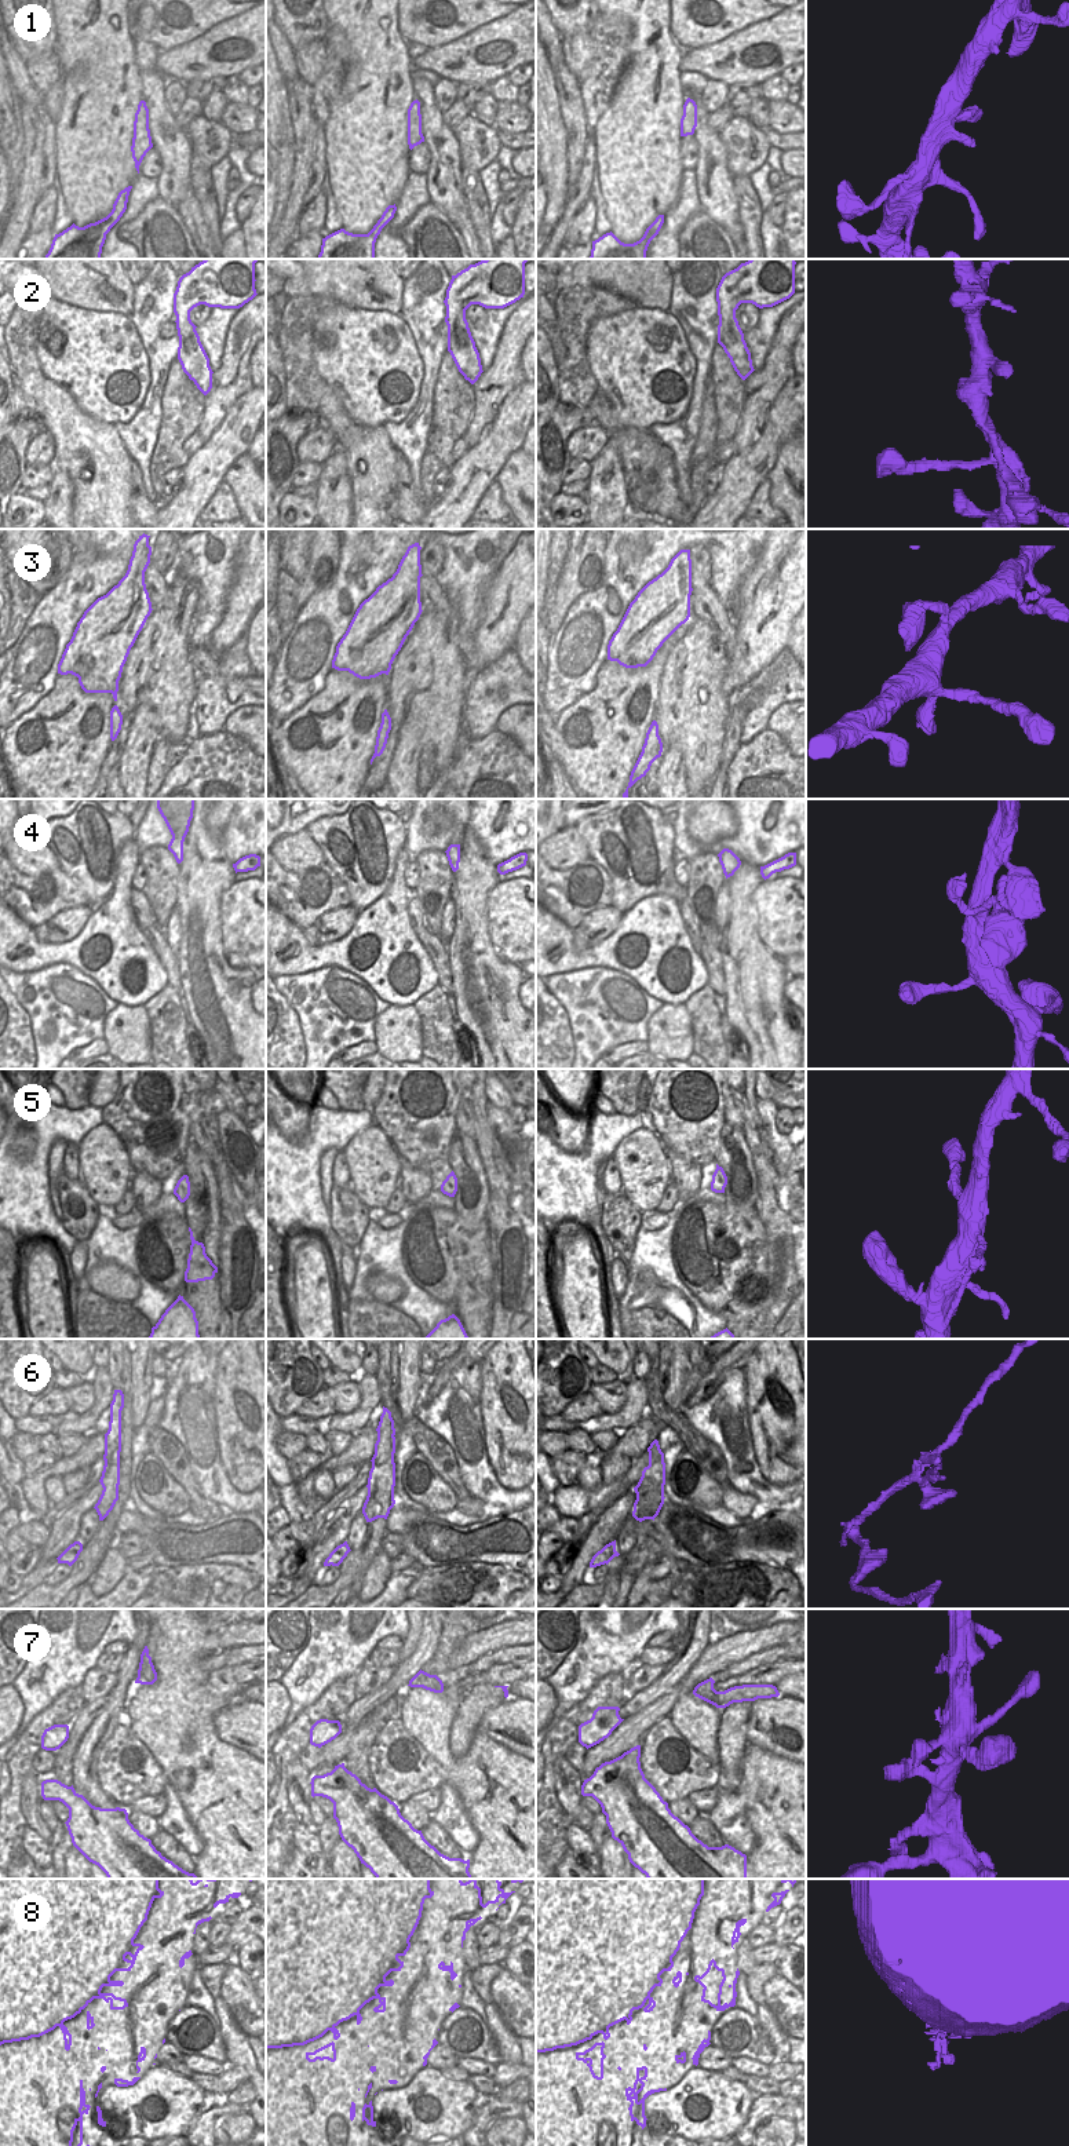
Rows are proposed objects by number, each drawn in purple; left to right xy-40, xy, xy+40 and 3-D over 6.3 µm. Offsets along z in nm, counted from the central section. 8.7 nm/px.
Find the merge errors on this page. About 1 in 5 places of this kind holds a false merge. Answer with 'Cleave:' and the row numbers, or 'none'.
Cleave: 6

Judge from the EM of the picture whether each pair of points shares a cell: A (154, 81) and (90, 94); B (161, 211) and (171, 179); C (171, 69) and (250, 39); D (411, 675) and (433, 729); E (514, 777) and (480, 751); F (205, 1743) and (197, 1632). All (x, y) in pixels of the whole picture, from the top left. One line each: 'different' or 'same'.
A: different
B: different
C: same
D: same
E: same
F: same

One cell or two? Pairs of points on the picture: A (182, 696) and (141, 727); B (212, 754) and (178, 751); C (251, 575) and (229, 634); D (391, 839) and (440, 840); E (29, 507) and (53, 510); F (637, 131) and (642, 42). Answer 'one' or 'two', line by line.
A: two
B: two
C: one
D: two
E: two
F: one

